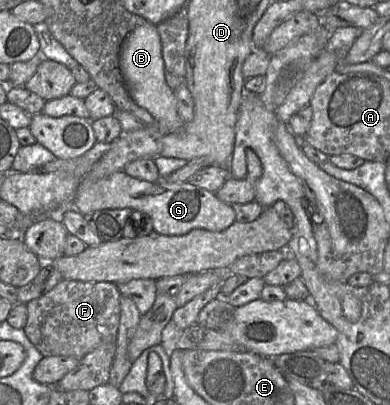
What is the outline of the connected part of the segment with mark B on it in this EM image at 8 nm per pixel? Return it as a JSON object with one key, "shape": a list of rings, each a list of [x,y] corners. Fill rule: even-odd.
{"shape":[[[146,23],[136,27],[122,44],[119,59],[120,70],[133,101],[147,110],[158,124],[164,124],[169,133],[181,129],[185,122],[179,116],[174,91],[165,80],[162,47],[157,26]]]}

